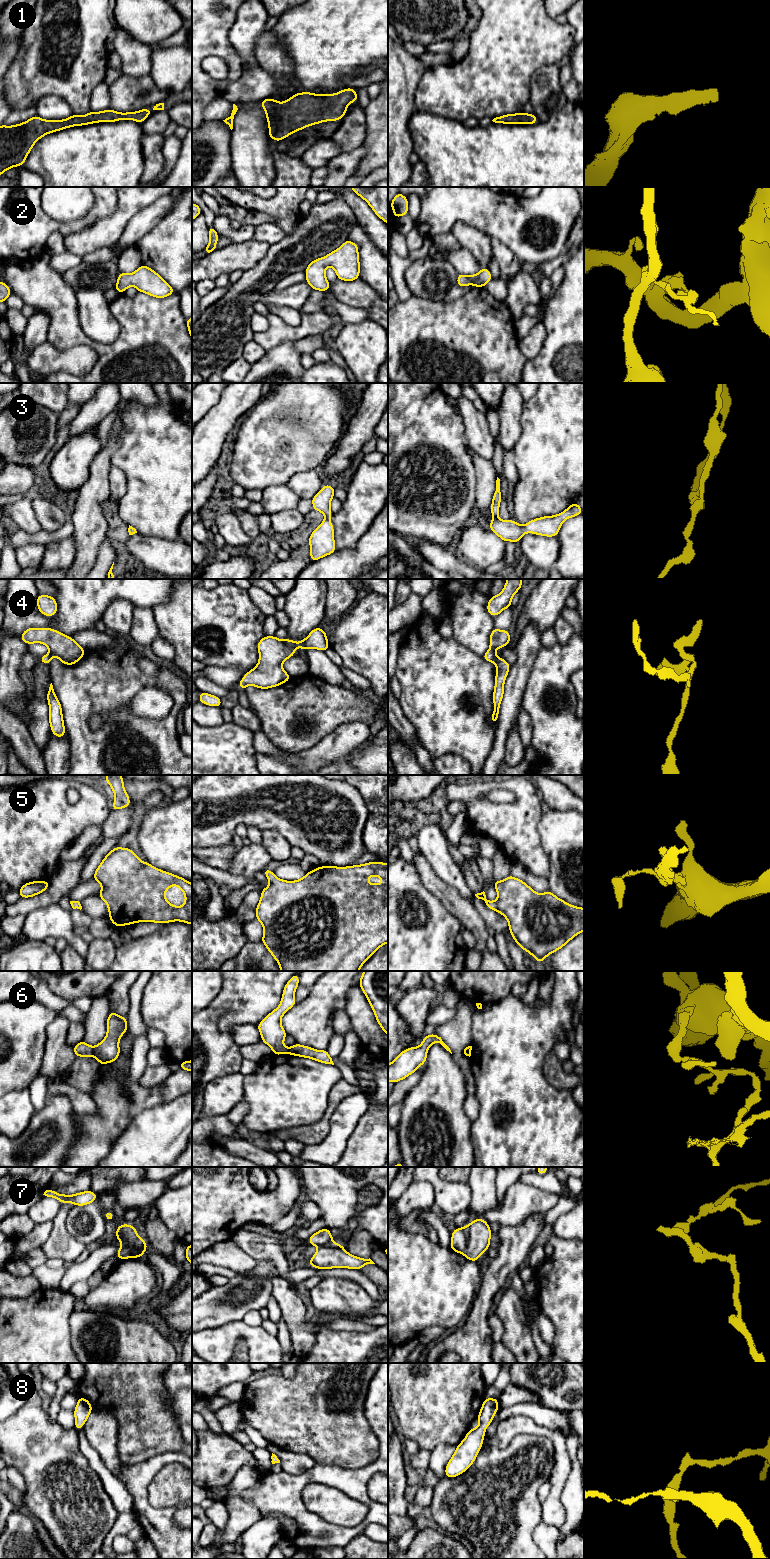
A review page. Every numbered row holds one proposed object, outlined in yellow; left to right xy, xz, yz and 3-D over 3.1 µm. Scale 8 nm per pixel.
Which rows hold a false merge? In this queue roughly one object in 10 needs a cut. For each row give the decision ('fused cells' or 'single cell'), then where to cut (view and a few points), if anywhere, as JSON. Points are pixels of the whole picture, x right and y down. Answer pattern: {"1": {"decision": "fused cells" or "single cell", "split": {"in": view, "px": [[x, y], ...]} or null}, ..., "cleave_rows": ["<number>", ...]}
{"1": {"decision": "single cell", "split": null}, "2": {"decision": "single cell", "split": null}, "3": {"decision": "single cell", "split": null}, "4": {"decision": "single cell", "split": null}, "5": {"decision": "single cell", "split": null}, "6": {"decision": "fused cells", "split": {"in": "xy", "px": [[92, 1048], [93, 1055]]}}, "7": {"decision": "fused cells", "split": {"in": "yz", "px": [[466, 1227], [467, 1246], [463, 1253]]}}, "8": {"decision": "single cell", "split": null}, "cleave_rows": ["6", "7"]}

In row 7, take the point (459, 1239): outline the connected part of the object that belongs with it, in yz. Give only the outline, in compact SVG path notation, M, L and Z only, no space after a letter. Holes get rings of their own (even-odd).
M466 1227L456 1228L452 1231L450 1248L460 1254L464 1254L467 1247L468 1237Z

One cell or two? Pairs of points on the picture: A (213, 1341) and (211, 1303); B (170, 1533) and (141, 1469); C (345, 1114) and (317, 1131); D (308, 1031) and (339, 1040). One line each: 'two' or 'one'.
A: two
B: one
C: two
D: two

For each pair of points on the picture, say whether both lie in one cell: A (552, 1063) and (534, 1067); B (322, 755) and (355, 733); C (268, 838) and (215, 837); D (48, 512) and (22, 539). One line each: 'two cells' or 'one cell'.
A: two cells
B: one cell
C: two cells
D: two cells

